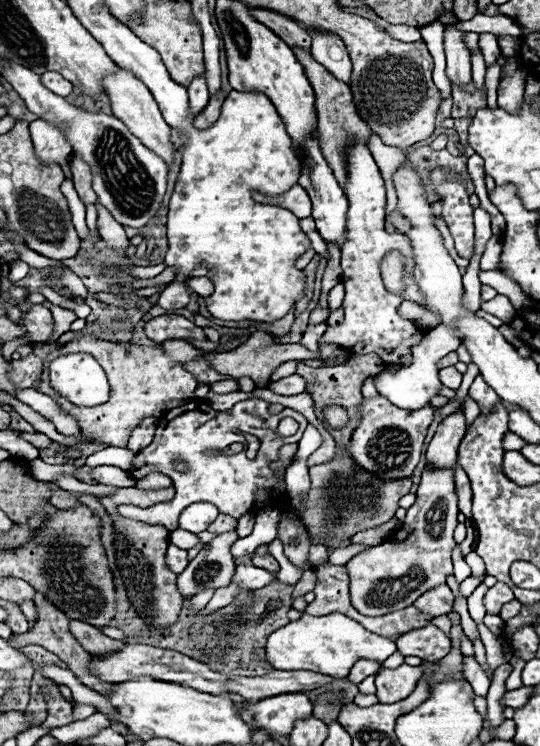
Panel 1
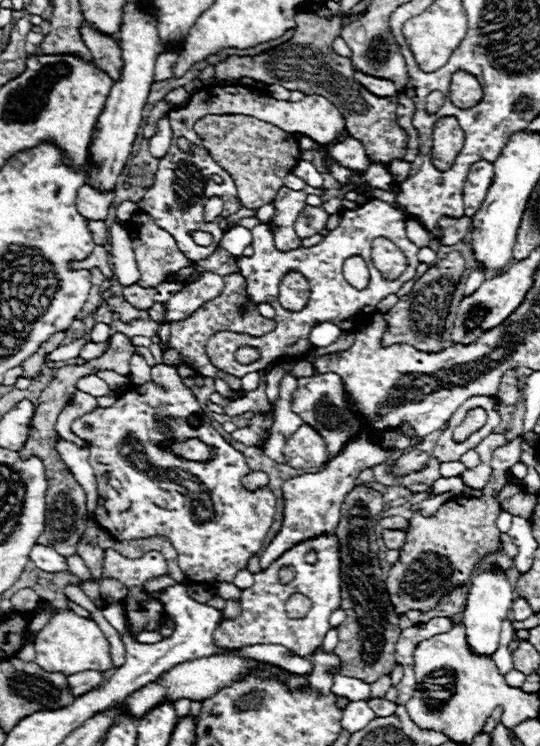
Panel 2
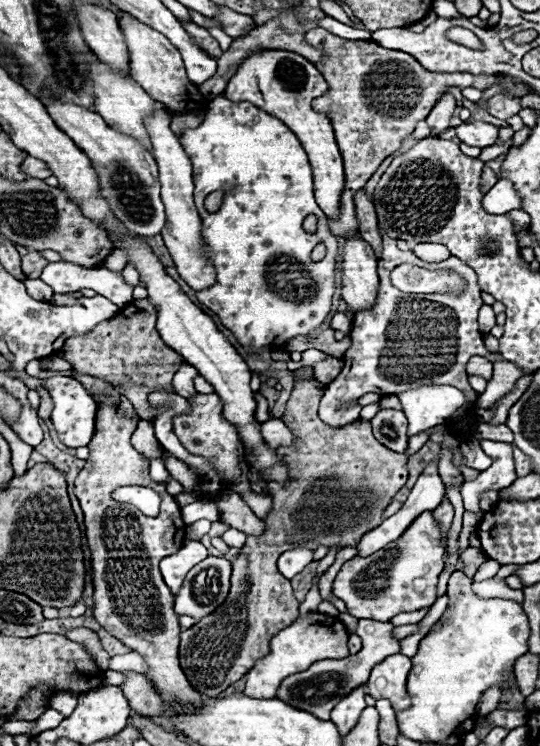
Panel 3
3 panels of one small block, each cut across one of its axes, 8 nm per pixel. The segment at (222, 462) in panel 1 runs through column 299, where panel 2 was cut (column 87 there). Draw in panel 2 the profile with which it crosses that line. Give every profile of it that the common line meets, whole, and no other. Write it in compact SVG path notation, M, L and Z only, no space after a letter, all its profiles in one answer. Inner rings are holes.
M156 364L152 366L152 382L140 386L128 386L120 398L110 408L96 408L72 422L72 432L82 440L92 444L90 448L90 466L94 468L98 482L98 510L96 520L106 528L114 540L136 540L148 536L166 536L174 548L178 548L178 564L190 582L232 582L234 574L244 570L250 554L260 552L262 540L268 534L268 528L274 520L276 498L268 488L246 492L242 488L242 476L250 472L244 462L244 456L234 450L208 422L208 416L202 412L196 396L178 376L174 366ZM160 386L166 386L162 390ZM188 416L200 418L196 426L188 424ZM84 424L92 424L92 430L86 430ZM188 438L218 438L218 450L208 462L192 462L174 456L166 448L166 440L188 440Z

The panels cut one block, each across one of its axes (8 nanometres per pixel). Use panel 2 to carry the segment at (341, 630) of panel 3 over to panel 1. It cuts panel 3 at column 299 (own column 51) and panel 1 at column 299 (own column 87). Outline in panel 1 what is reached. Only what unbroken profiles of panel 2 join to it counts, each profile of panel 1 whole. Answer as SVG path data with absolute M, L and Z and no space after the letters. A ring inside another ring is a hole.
M338 612L326 616L304 614L300 620L288 622L286 626L272 632L266 642L266 660L272 668L304 668L328 674L332 678L346 678L356 660L370 658L384 662L392 652L396 652L394 642L364 630L356 620Z

